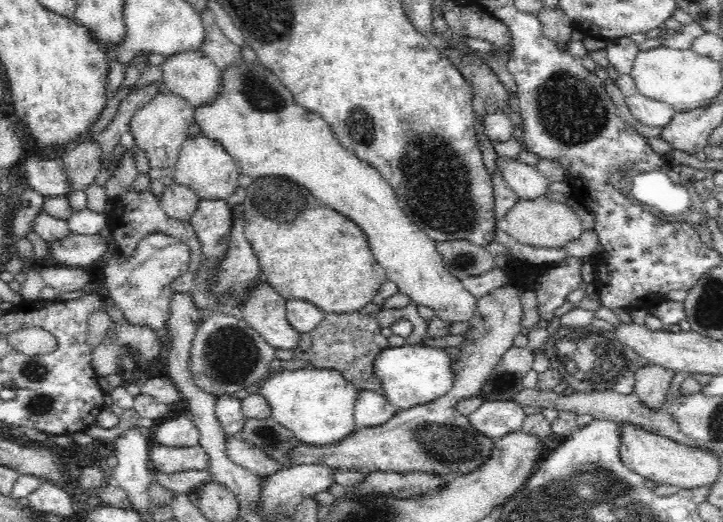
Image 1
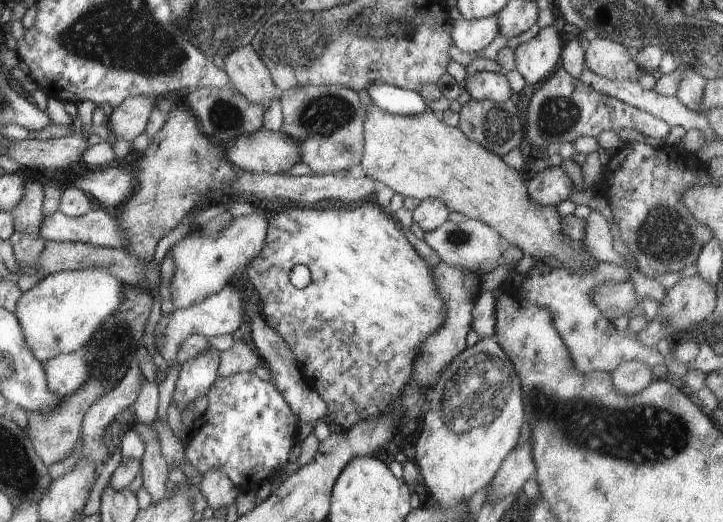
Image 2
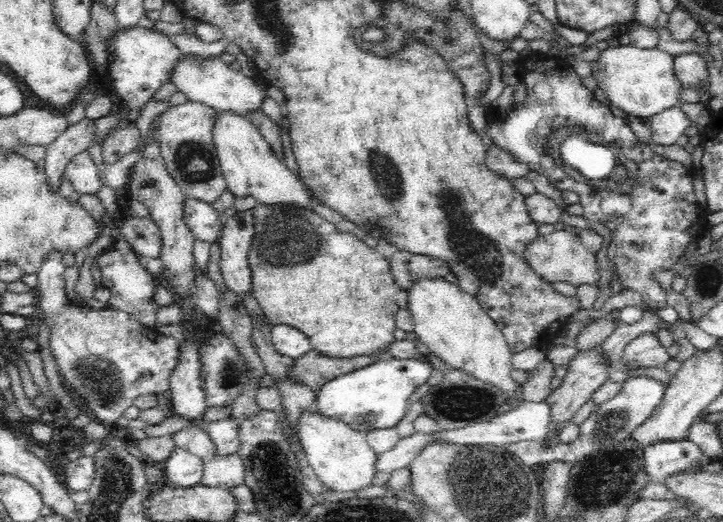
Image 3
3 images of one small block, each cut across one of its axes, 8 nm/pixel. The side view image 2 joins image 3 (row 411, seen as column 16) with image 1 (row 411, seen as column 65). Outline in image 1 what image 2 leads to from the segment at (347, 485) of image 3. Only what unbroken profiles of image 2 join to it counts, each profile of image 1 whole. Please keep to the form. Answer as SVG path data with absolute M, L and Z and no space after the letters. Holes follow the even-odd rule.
M308 366L278 370L266 375L259 384L258 393L266 397L272 419L310 447L334 447L350 438L357 428L353 412L358 391L339 370Z

